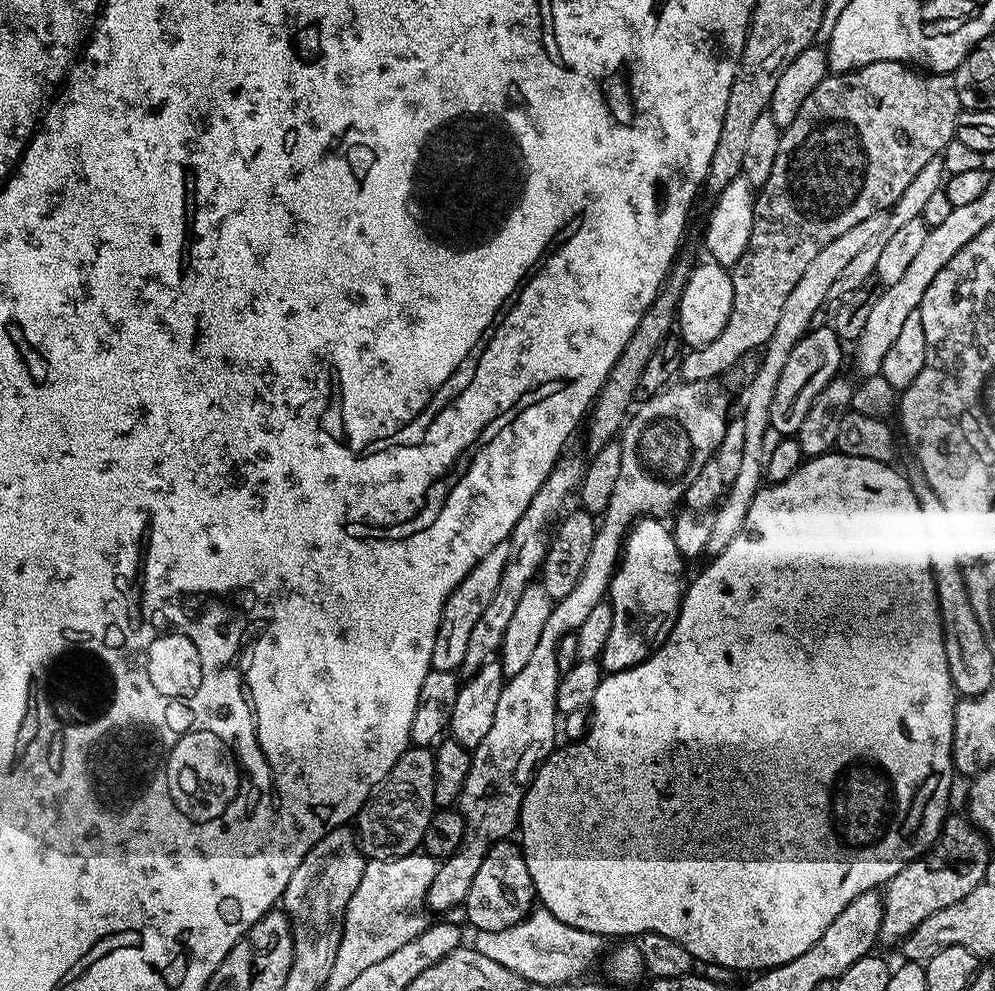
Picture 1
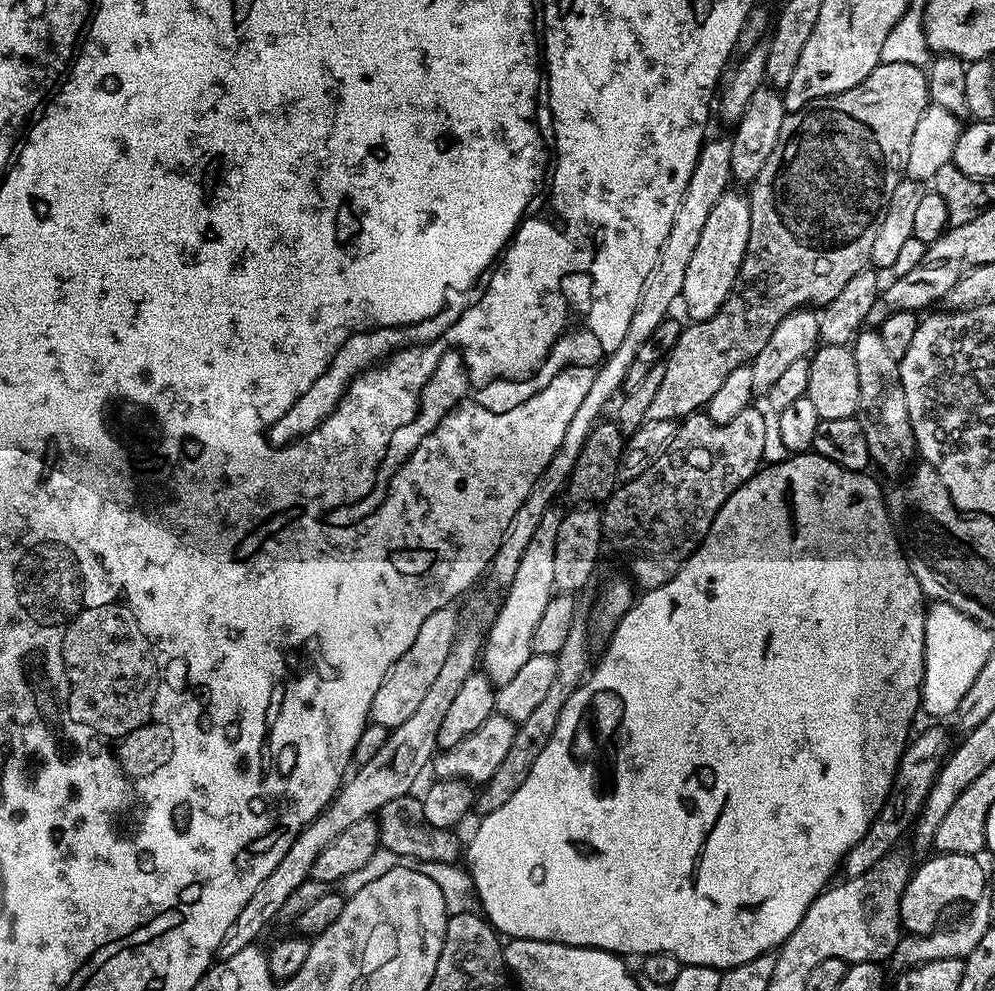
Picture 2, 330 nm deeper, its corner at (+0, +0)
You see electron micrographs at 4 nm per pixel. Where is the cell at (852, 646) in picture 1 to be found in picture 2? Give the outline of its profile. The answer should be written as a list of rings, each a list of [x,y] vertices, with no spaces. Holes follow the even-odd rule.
[[[814,451],[789,455],[788,460],[780,460],[777,464],[761,467],[756,475],[751,476],[718,510],[714,522],[708,531],[708,538],[700,543],[690,554],[690,558],[662,586],[647,589],[644,597],[637,599],[632,608],[616,624],[612,635],[607,637],[608,649],[600,661],[595,661],[587,680],[581,684],[578,691],[566,702],[562,714],[558,718],[558,726],[554,726],[554,734],[550,734],[550,742],[540,751],[534,766],[530,766],[530,774],[526,774],[526,782],[514,790],[510,802],[498,806],[490,814],[480,816],[480,825],[472,836],[472,841],[466,844],[466,867],[472,876],[476,887],[476,898],[482,915],[501,937],[514,940],[549,940],[559,944],[569,944],[575,948],[601,948],[604,952],[625,954],[624,952],[665,952],[680,960],[681,965],[697,964],[727,970],[734,966],[742,966],[742,962],[750,962],[750,958],[758,958],[766,952],[779,949],[784,943],[784,937],[794,934],[798,922],[806,914],[806,910],[829,887],[832,875],[843,865],[844,856],[866,834],[870,822],[878,814],[892,789],[896,777],[896,767],[902,758],[904,748],[908,745],[910,733],[913,731],[912,719],[916,712],[921,711],[920,697],[924,687],[924,614],[926,597],[920,588],[918,578],[914,578],[914,570],[910,570],[908,559],[900,548],[900,540],[888,517],[886,492],[874,477],[867,471],[851,472],[830,458],[822,458]]]

